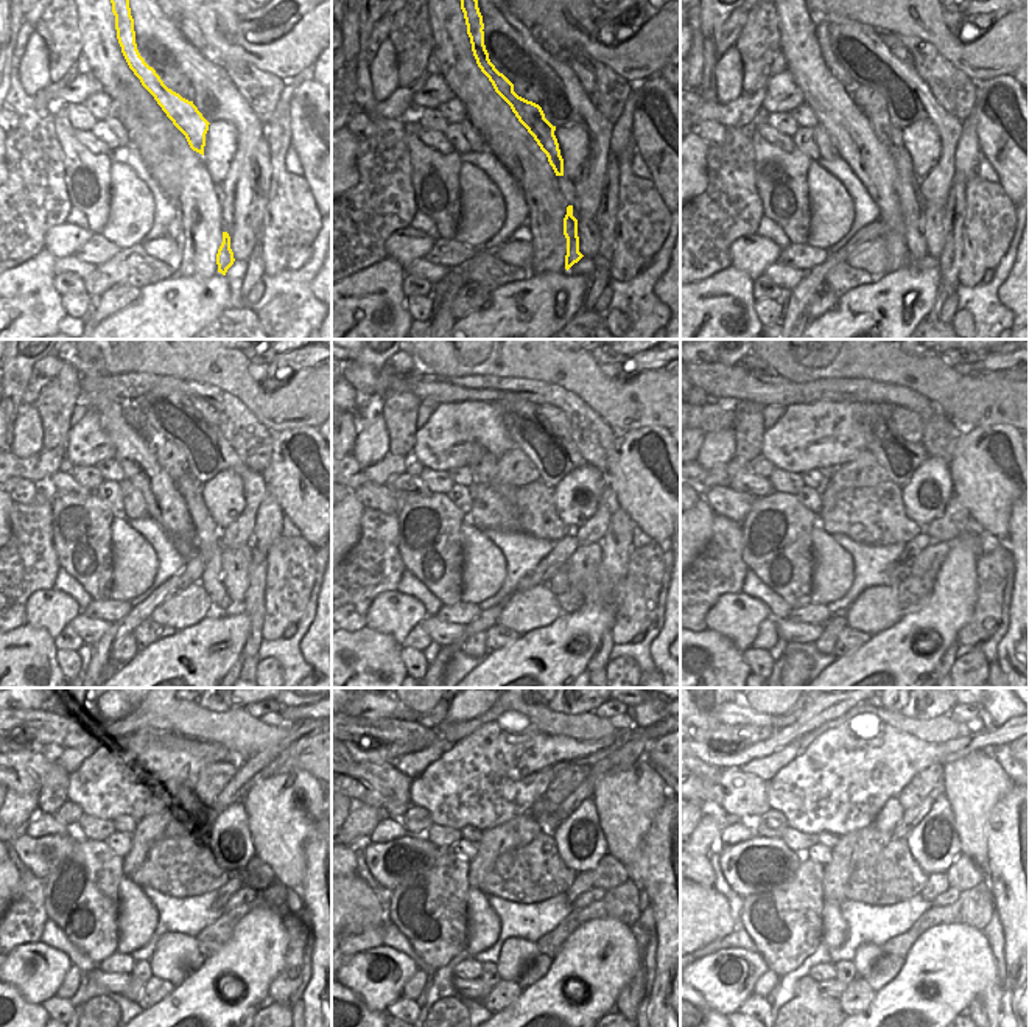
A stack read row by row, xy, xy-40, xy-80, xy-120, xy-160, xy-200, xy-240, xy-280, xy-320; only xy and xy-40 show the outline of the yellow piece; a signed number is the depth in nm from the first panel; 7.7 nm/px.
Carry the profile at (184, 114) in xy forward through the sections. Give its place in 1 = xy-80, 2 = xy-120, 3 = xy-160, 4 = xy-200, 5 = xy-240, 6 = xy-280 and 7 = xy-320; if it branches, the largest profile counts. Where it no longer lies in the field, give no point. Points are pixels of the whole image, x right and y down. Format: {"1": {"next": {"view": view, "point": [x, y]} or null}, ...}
{"1": {"next": {"view": "xy-80", "point": [888, 134]}}, "2": {"next": {"view": "xy-120", "point": [209, 546]}}, "3": {"next": {"view": "xy-160", "point": [533, 514]}}, "4": {"next": {"view": "xy-200", "point": [878, 512]}}, "5": {"next": {"view": "xy-240", "point": [186, 865]}}, "6": {"next": {"view": "xy-280", "point": [536, 872]}}, "7": {"next": {"view": "xy-320", "point": [894, 876]}}}

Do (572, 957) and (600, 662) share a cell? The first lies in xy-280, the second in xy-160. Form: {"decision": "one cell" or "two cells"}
{"decision": "two cells"}

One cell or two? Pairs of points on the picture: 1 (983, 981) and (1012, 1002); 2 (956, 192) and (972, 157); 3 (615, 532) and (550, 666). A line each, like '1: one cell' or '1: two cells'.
1: two cells
2: two cells
3: one cell

